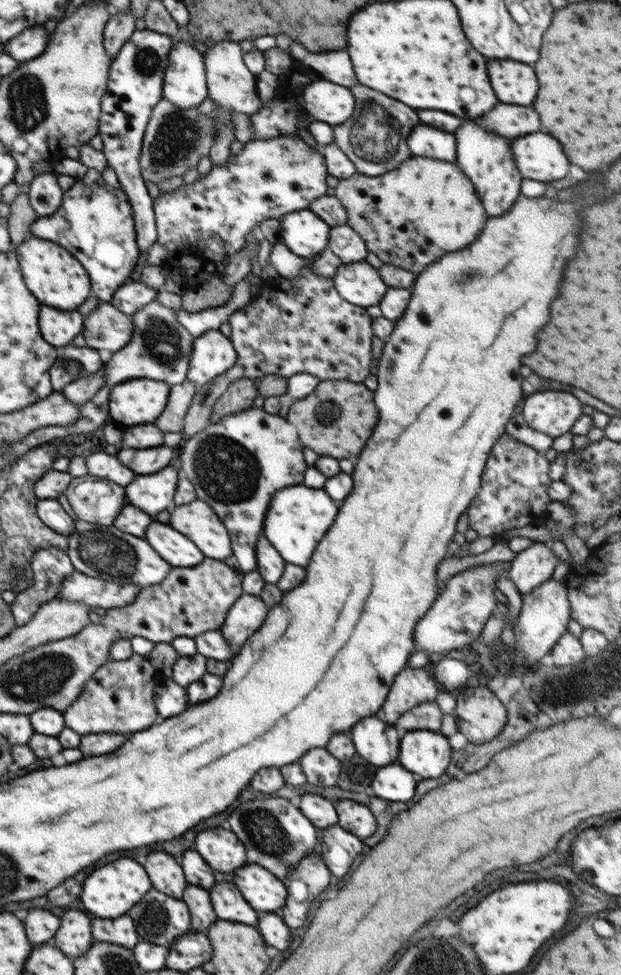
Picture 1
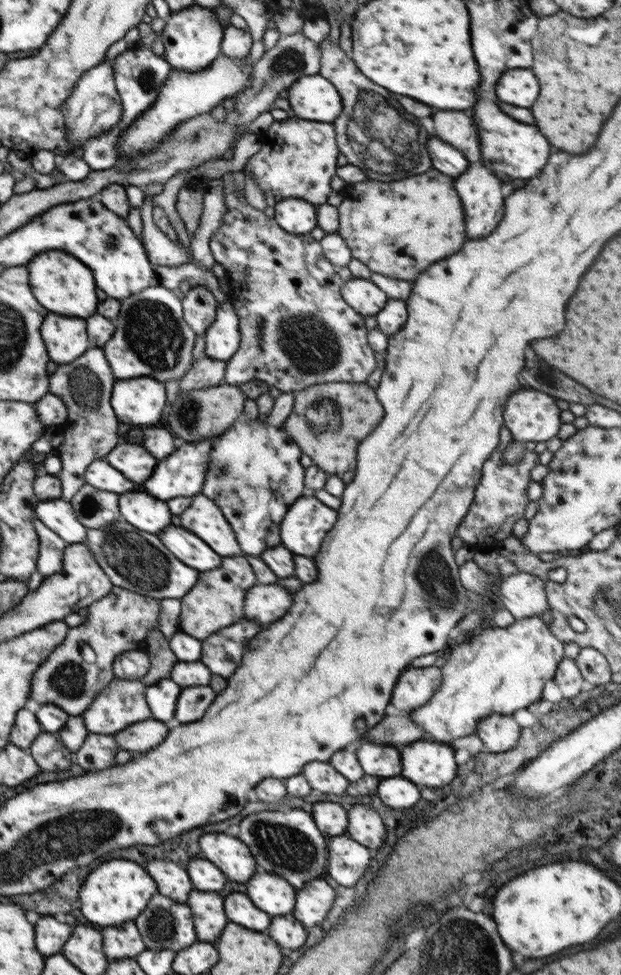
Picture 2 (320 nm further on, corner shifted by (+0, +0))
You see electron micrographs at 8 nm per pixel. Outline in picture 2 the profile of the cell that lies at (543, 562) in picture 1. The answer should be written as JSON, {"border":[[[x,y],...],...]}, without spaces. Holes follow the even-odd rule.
{"border":[[[527,572],[514,573],[506,576],[499,587],[497,604],[502,605],[515,619],[541,616],[549,609],[544,581]]]}

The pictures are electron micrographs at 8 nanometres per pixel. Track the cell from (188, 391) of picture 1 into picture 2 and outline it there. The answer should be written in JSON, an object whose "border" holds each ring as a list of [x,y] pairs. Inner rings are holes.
{"border":[[[206,356],[193,362],[190,370],[182,377],[180,390],[191,390],[218,386],[225,382],[225,370],[227,362],[224,360],[212,360]]]}

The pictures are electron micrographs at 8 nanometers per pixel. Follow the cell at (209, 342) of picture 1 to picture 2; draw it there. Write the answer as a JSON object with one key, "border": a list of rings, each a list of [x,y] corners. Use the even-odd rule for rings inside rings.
{"border":[[[232,301],[218,305],[214,322],[207,328],[204,356],[228,361],[240,347],[239,316]]]}

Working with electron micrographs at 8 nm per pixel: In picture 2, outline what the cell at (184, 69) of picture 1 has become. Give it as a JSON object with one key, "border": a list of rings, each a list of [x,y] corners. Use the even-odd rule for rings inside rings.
{"border":[[[197,3],[171,14],[164,29],[161,32],[161,40],[164,44],[166,60],[172,69],[196,72],[207,69],[221,52],[221,42],[224,27],[216,18],[216,14],[208,7],[202,7]]]}

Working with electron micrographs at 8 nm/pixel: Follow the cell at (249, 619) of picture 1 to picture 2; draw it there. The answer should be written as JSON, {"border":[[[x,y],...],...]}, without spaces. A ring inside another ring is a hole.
{"border":[[[259,584],[247,590],[244,599],[245,618],[263,626],[282,618],[293,605],[293,594],[285,586],[274,584]]]}

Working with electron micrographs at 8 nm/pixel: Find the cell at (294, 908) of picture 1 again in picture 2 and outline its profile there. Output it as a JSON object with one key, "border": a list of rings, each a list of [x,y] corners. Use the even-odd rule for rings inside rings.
{"border":[[[324,879],[312,880],[306,888],[298,890],[298,902],[294,916],[304,926],[318,926],[334,904],[334,890]]]}

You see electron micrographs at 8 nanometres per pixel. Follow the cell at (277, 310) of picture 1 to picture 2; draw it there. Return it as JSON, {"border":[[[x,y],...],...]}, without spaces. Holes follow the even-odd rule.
{"border":[[[230,173],[223,177],[224,202],[226,205],[226,214],[220,224],[220,230],[212,236],[209,248],[213,258],[218,264],[224,266],[230,285],[229,300],[235,306],[236,314],[239,316],[239,331],[241,334],[240,347],[237,352],[227,361],[225,370],[225,383],[229,385],[241,385],[252,380],[258,379],[269,386],[278,388],[283,393],[301,391],[312,385],[324,383],[366,383],[366,378],[376,370],[375,351],[369,346],[367,334],[369,333],[364,317],[358,314],[341,295],[341,287],[345,284],[337,274],[337,268],[323,255],[320,242],[314,240],[311,234],[288,234],[282,230],[275,222],[275,219],[268,218],[263,210],[252,207],[241,193],[239,187],[230,179]]]}

